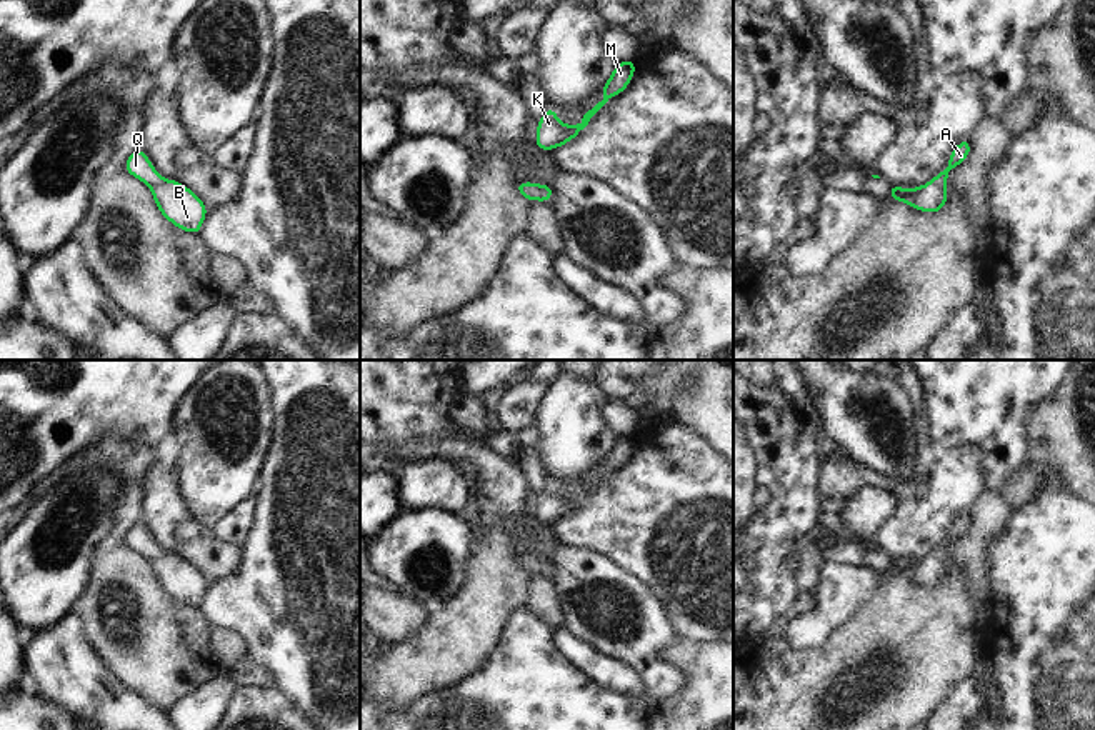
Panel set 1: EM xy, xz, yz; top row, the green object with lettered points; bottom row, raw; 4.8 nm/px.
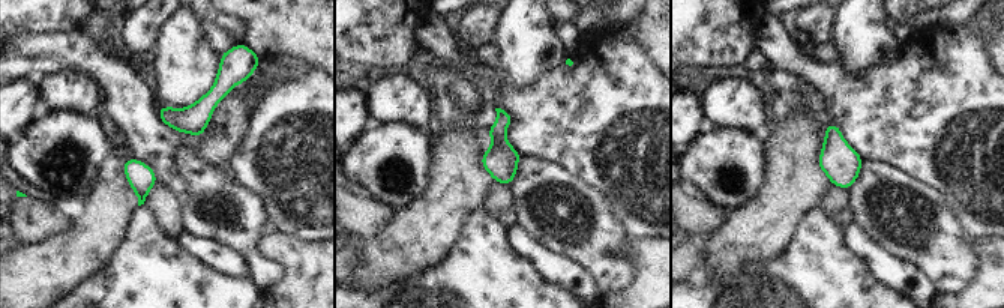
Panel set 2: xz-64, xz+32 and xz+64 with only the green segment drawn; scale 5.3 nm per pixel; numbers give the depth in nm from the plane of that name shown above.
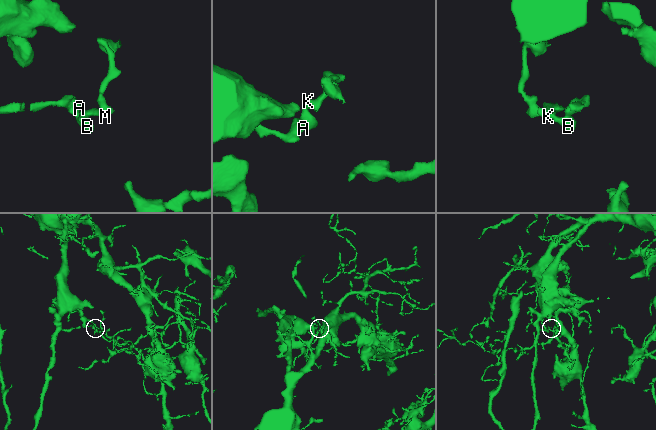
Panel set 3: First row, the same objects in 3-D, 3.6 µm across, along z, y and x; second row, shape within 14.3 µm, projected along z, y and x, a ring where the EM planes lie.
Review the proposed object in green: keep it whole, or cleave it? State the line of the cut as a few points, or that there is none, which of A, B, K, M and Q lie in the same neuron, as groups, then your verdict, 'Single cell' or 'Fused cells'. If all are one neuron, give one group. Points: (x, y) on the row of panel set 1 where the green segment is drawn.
No split. Groups: A B K M Q. Single cell

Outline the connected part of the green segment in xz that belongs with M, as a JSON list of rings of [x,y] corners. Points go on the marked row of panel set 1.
[[[635,60],[617,62],[613,73],[602,87],[603,100],[588,110],[578,125],[563,125],[553,108],[547,107],[537,125],[535,145],[542,152],[555,150],[575,138],[590,122],[590,118],[615,95],[622,93],[635,75]]]

